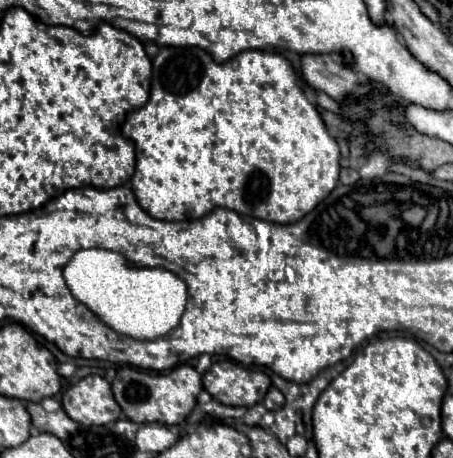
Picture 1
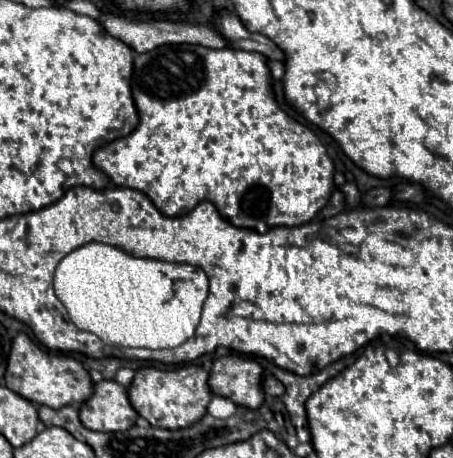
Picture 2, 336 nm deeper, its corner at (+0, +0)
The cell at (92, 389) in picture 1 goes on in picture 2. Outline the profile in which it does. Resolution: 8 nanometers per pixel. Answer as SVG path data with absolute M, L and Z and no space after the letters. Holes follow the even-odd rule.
M101 380L95 384L93 396L81 404L79 416L85 428L97 432L129 430L139 418L129 402L127 388L115 380Z

